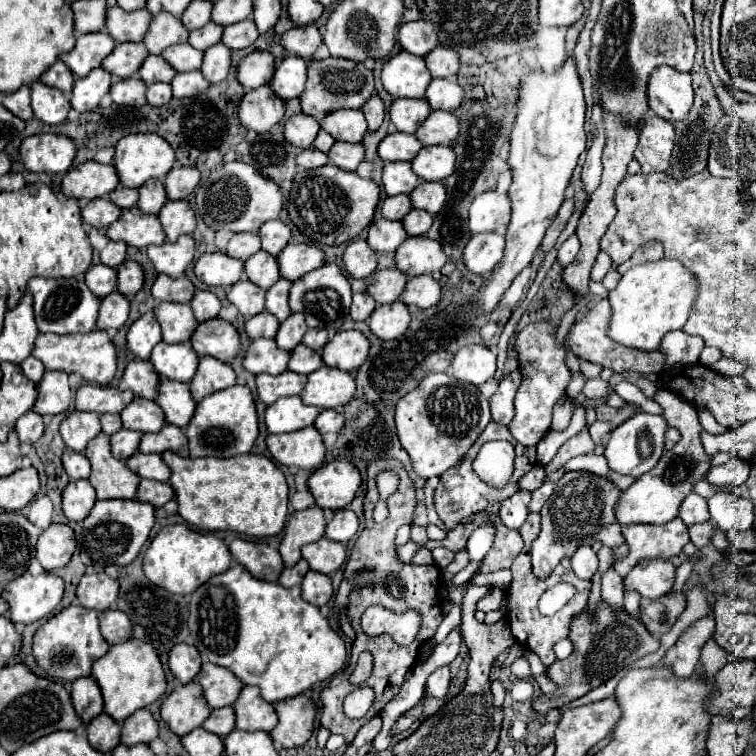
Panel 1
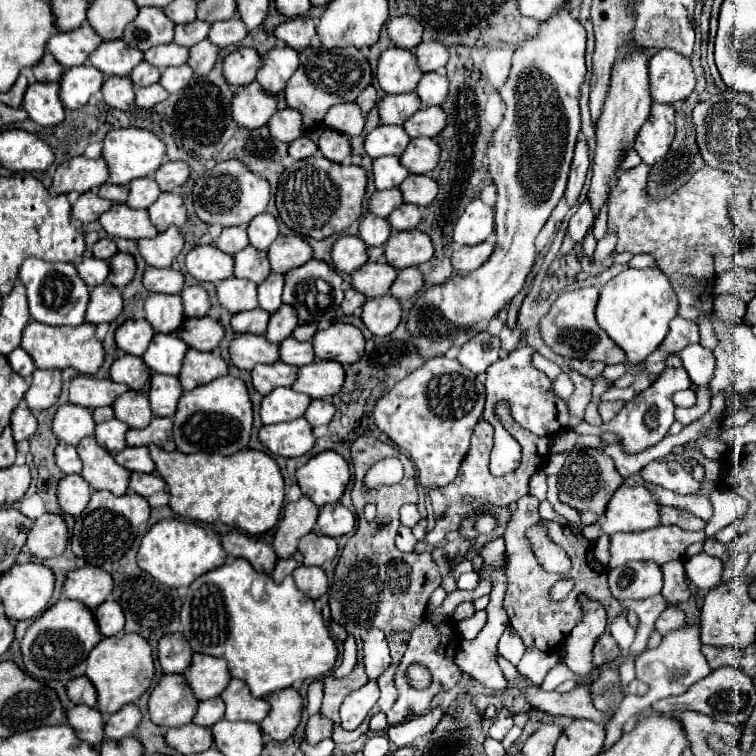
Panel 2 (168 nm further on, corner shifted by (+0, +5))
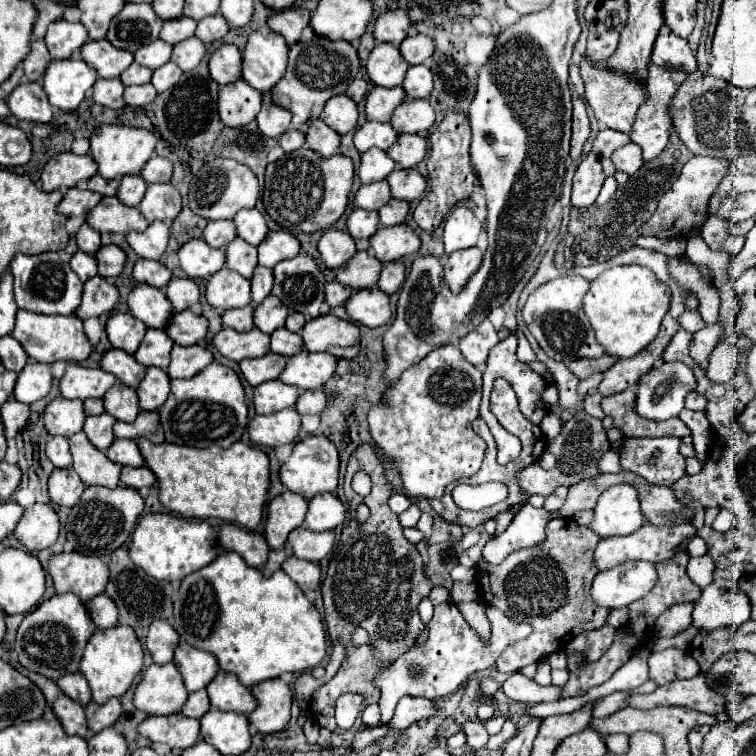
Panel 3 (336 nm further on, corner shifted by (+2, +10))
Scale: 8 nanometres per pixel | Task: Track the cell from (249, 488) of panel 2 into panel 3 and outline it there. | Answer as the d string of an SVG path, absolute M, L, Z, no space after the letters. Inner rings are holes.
M145 437L137 439L137 445L159 481L159 501L171 513L187 519L219 517L249 529L259 525L269 489L269 457L259 447L237 441L229 449L219 449L217 445L197 449L173 443L155 445Z

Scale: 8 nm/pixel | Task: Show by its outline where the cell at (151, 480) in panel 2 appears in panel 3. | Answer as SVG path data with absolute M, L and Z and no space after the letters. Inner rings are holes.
M123 467L121 469L121 485L131 487L131 489L141 489L141 487L151 487L155 483L155 475L151 473L149 467Z

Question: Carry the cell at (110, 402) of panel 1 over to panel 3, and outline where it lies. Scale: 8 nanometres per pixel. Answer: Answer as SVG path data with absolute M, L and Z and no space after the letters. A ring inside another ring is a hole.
M67 363L65 375L59 381L61 395L65 399L89 399L89 397L103 397L105 391L115 383L111 373L101 369L81 367L77 363Z

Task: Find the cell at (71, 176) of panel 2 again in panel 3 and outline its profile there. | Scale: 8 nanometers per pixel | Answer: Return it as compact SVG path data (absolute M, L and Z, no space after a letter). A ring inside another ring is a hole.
M59 153L47 161L41 173L43 191L69 189L79 185L81 181L91 179L97 173L95 161L91 155L75 155L75 153Z

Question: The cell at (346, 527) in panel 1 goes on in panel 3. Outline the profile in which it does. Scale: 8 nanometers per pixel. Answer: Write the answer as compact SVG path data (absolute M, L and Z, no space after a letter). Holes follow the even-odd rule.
M333 493L315 495L309 501L305 527L309 527L311 531L335 529L345 523L345 515L347 515L347 511L337 495L333 495Z

